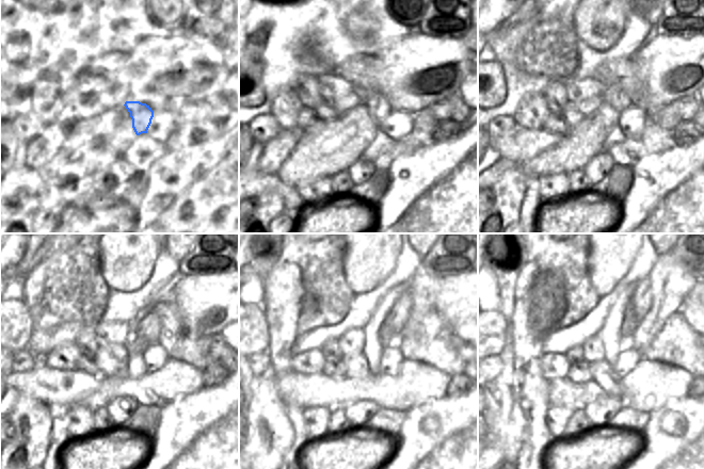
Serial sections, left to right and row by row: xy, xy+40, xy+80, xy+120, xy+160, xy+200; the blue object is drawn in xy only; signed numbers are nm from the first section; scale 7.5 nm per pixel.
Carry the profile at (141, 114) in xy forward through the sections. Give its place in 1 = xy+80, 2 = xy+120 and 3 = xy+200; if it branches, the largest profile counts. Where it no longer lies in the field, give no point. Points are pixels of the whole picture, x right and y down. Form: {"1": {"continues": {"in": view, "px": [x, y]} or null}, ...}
{"1": {"continues": {"in": "xy+80", "px": [614, 96]}}, "2": {"continues": {"in": "xy+120", "px": [165, 313]}}, "3": {"continues": {"in": "xy+200", "px": [641, 302]}}}

